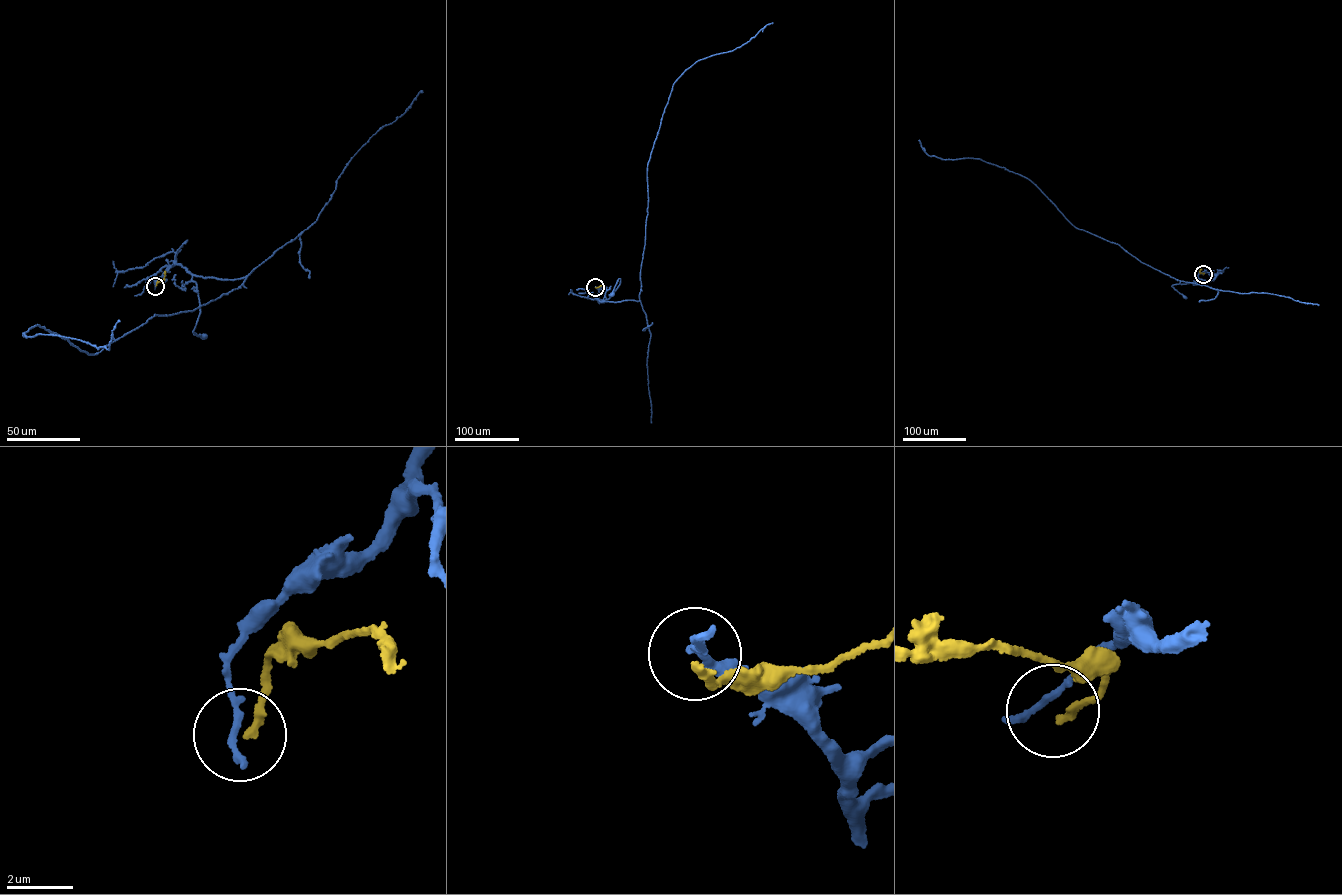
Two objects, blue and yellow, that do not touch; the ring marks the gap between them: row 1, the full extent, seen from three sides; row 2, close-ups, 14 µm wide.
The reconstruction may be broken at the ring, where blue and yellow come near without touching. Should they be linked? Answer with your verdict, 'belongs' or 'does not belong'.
does not belong

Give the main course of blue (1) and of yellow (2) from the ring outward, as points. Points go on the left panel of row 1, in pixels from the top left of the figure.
1: (155, 285), (155, 281), (171, 266), (178, 264), (190, 272), (197, 285), (200, 312), (193, 332), (202, 336)
2: (156, 285), (163, 280), (165, 271)

